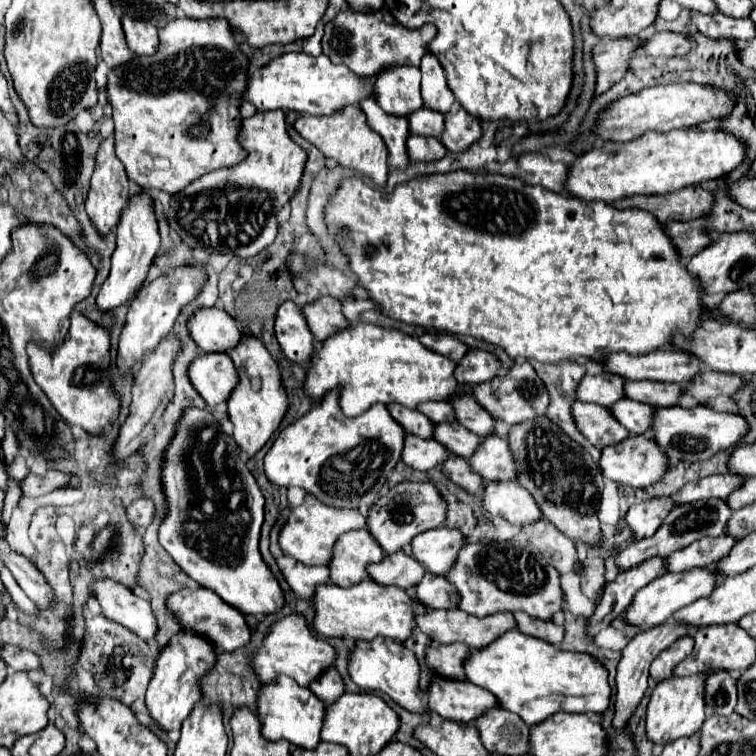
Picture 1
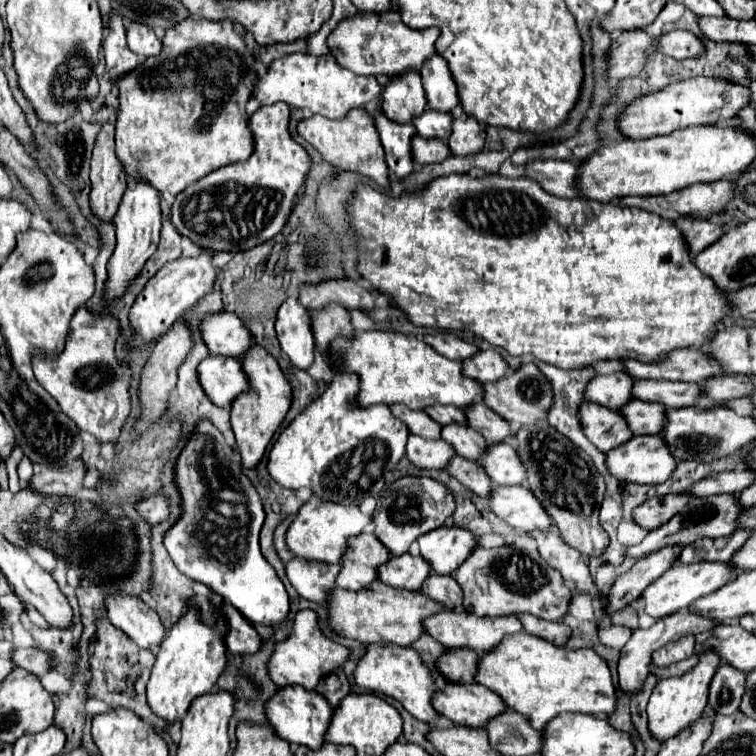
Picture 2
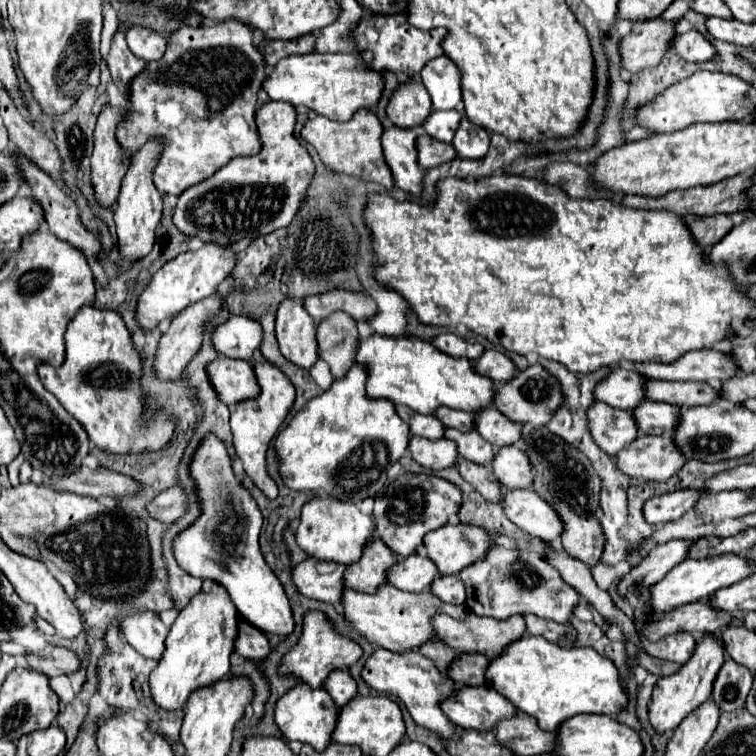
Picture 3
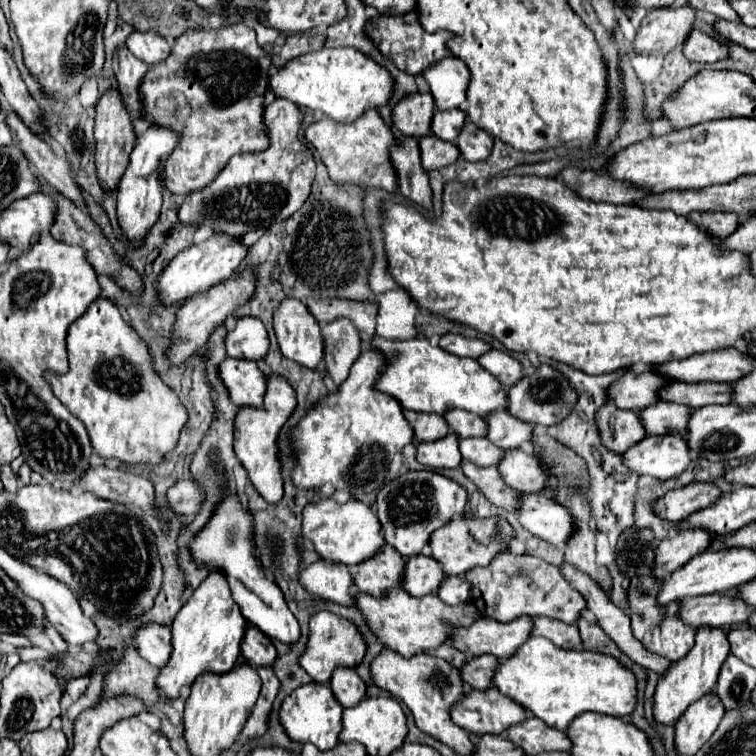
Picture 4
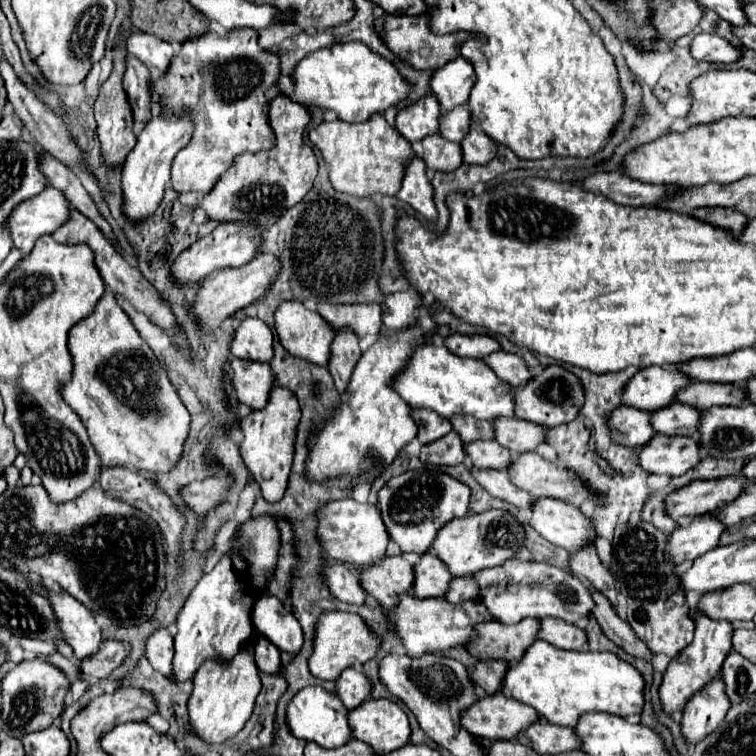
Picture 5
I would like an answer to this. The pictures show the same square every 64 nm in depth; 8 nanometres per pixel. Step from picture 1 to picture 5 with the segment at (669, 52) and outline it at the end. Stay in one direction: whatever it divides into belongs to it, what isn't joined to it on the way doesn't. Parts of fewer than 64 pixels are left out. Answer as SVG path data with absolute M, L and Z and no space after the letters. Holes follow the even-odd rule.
M700 32L692 40L692 56L696 60L718 62L718 64L736 64L742 58L742 50L732 46L728 40Z

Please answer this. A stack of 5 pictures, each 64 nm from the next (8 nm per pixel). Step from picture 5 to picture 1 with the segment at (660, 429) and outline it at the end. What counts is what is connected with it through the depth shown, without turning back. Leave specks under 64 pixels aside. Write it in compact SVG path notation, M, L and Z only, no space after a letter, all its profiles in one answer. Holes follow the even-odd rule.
M624 398L622 402L614 404L614 408L610 408L610 412L632 434L646 434L652 428L654 408L652 406L646 406L642 402L634 402L630 398Z

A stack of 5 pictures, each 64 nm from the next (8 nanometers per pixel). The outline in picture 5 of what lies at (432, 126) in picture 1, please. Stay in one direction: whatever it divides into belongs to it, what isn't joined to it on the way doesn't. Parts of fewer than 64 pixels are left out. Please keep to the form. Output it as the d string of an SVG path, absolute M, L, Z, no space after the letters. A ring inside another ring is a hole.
M458 106L450 112L442 114L442 130L440 134L452 142L462 142L462 138L468 134L470 130L470 110L466 110L464 106Z

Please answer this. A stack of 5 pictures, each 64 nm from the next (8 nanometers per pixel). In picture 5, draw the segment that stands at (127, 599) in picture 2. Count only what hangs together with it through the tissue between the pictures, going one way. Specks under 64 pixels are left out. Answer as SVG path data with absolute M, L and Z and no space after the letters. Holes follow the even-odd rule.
M158 628L146 642L146 658L158 672L162 672L170 680L174 678L172 654L174 654L174 642L170 632L166 628Z

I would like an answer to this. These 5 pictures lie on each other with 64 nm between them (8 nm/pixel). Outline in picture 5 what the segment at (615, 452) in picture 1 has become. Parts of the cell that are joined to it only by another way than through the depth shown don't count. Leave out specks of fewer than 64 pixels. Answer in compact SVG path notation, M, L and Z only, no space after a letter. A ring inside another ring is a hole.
M656 434L648 444L642 446L640 462L642 468L650 474L668 474L682 476L702 460L700 444L696 438L666 438Z

